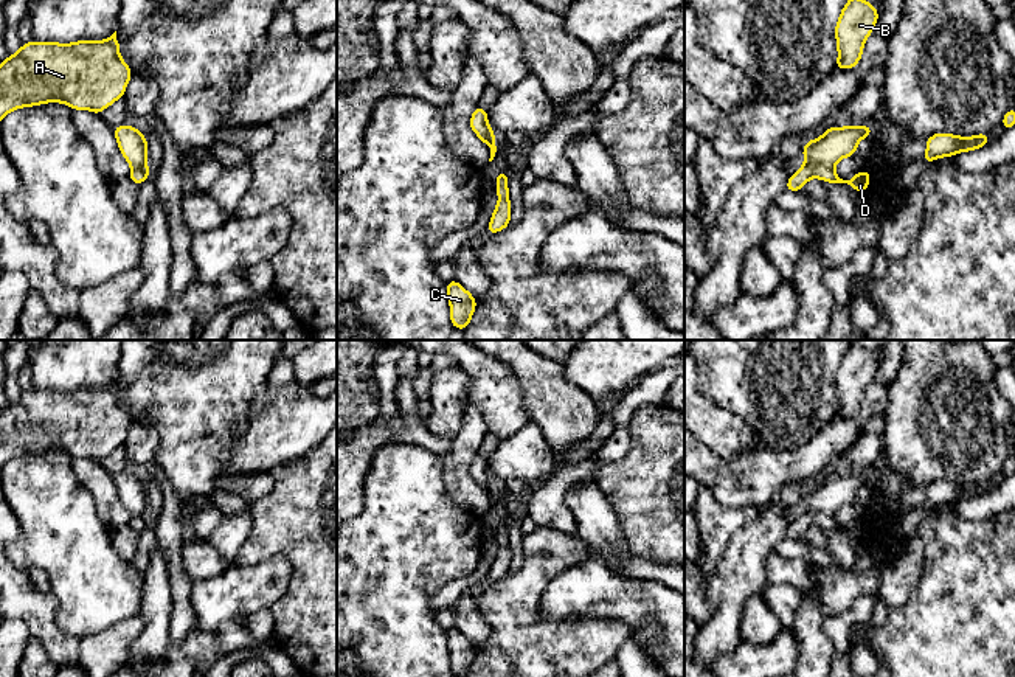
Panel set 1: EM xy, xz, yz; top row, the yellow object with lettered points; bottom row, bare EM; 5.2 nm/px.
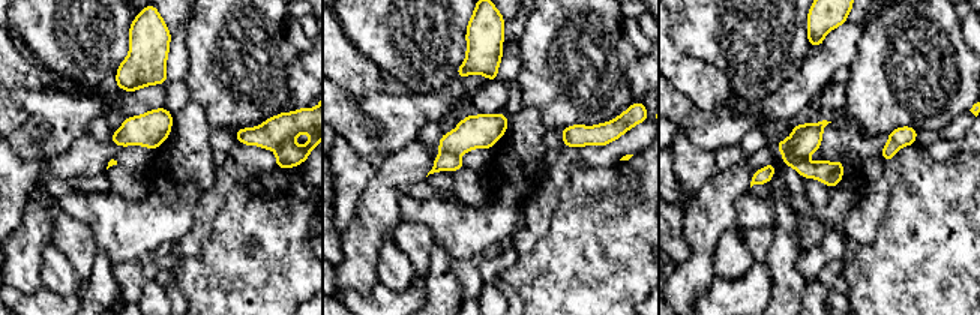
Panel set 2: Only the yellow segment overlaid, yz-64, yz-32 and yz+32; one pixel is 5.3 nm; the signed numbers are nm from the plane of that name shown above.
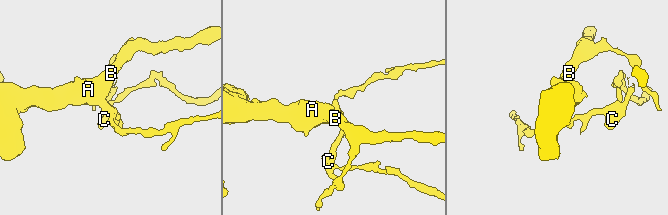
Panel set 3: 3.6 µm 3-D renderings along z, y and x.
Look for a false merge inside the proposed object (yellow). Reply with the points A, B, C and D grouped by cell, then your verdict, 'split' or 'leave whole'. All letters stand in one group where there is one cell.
A B / C D | split

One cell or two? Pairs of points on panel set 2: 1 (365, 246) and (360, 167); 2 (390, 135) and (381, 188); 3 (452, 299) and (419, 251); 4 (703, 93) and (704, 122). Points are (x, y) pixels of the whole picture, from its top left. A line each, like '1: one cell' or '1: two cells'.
1: two cells
2: two cells
3: two cells
4: two cells

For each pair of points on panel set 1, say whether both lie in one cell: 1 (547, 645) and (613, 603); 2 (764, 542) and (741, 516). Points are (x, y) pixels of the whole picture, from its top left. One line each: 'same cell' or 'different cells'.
1: different cells
2: different cells

